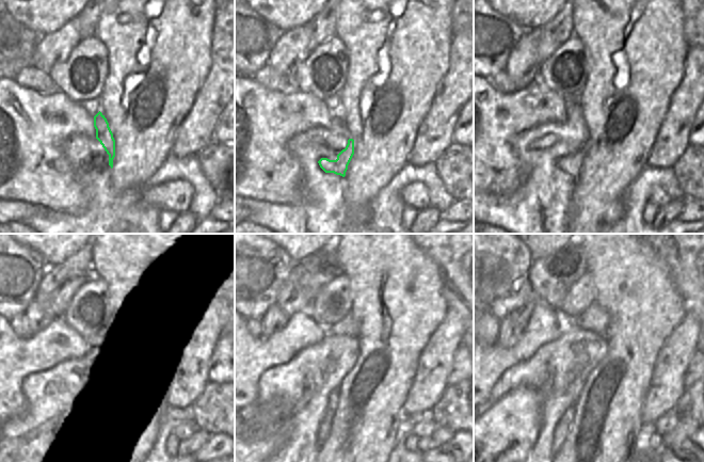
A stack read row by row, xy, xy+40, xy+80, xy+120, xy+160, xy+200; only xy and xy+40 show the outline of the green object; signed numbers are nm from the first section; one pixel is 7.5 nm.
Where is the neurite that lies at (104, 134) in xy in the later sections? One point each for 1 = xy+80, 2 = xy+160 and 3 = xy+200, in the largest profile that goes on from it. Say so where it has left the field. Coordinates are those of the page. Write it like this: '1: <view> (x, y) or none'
1: xy+80 (571, 164)
2: xy+160 (326, 420)
3: xy+200 (564, 423)

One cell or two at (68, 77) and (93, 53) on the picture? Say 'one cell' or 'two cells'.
one cell

